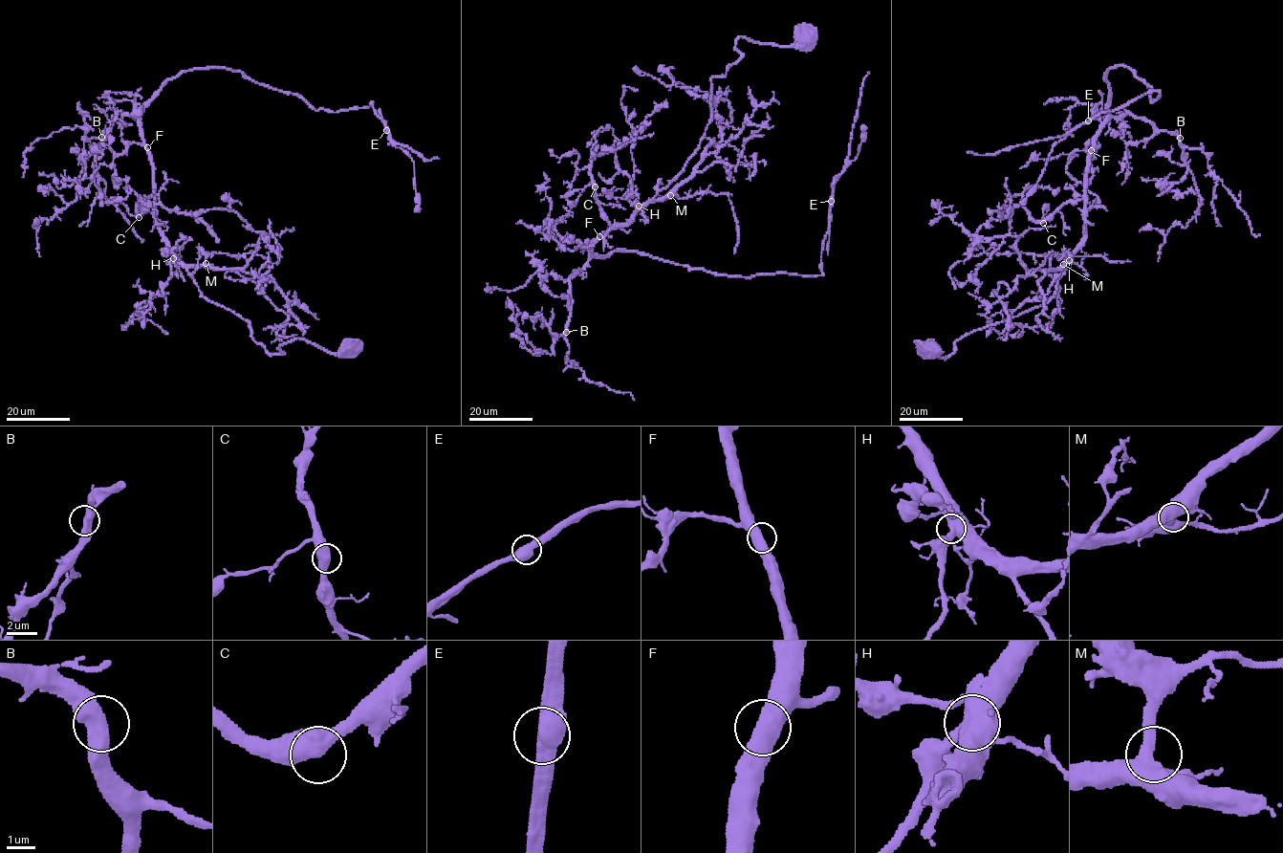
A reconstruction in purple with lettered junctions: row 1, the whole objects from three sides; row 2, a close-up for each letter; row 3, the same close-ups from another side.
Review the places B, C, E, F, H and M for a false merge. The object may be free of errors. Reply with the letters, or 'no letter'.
E

